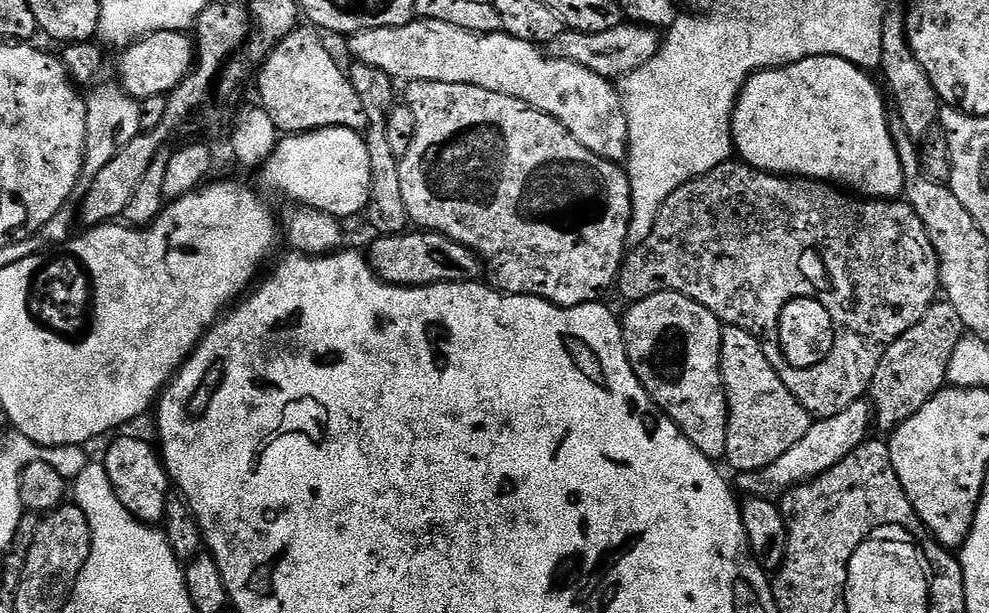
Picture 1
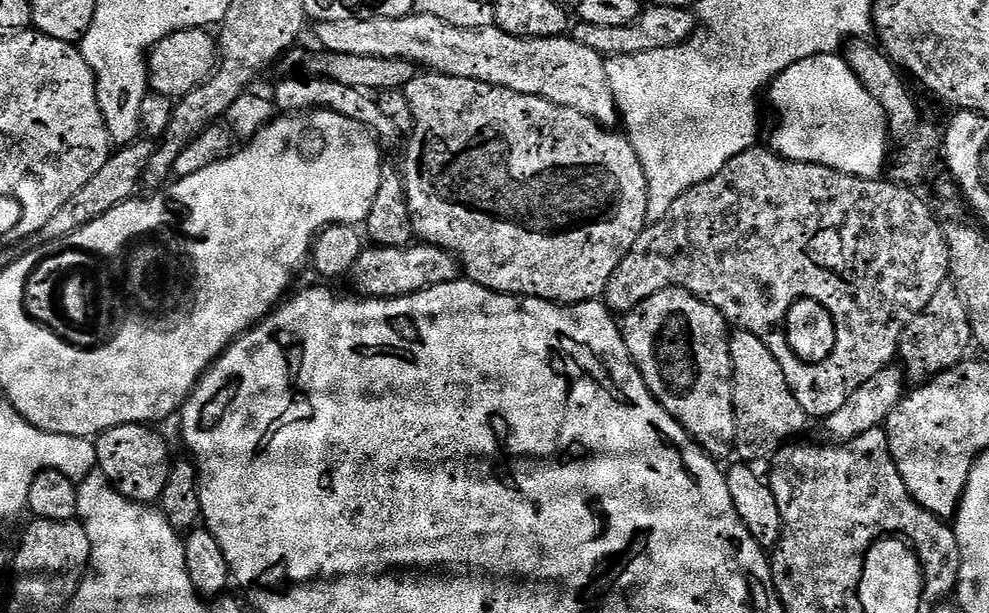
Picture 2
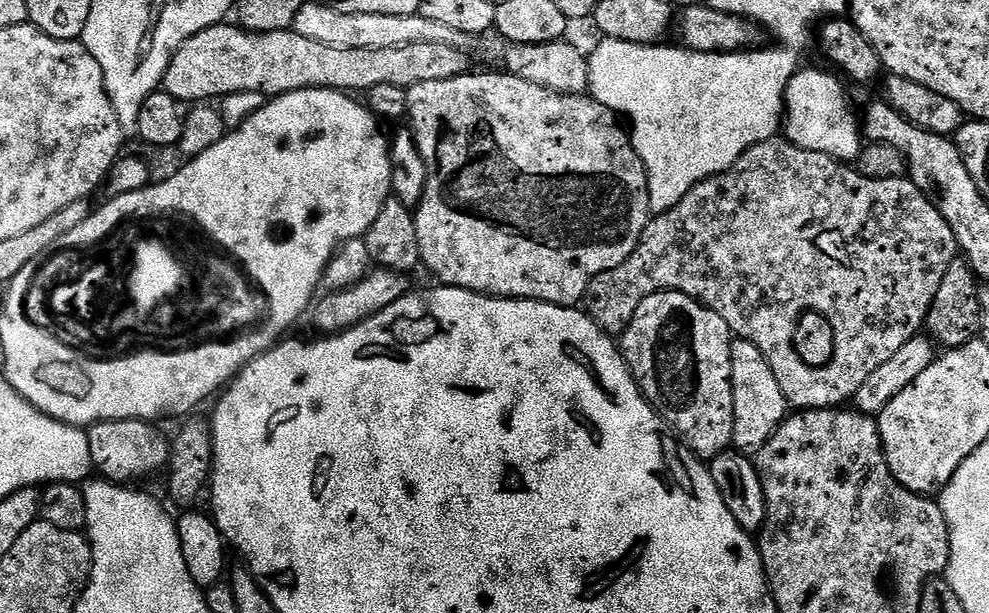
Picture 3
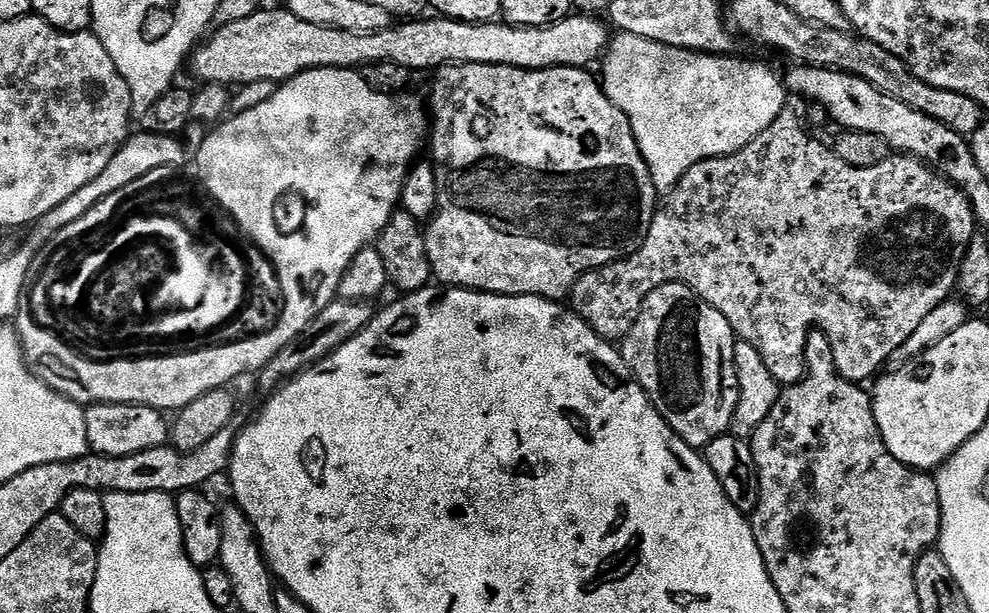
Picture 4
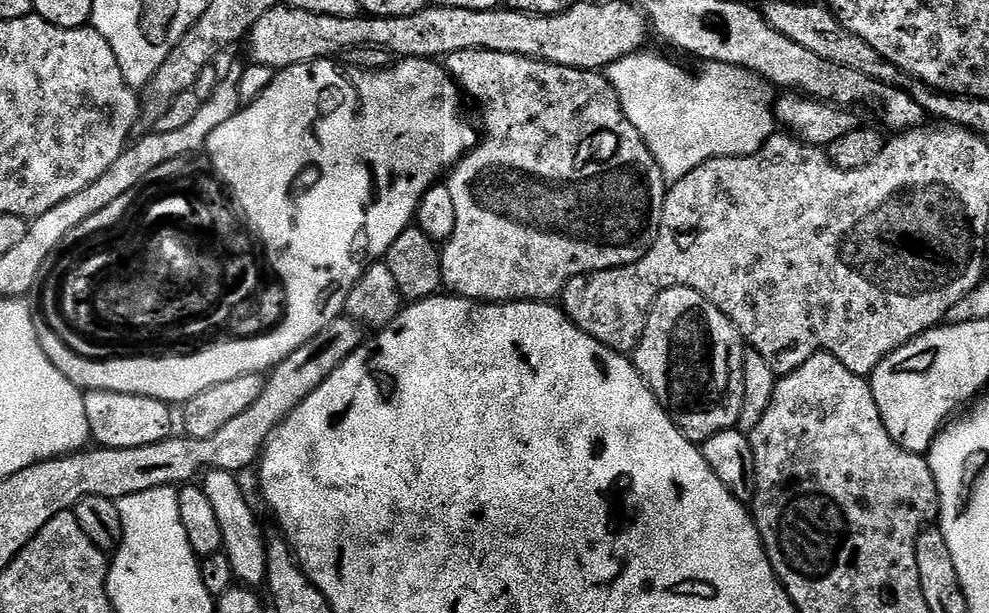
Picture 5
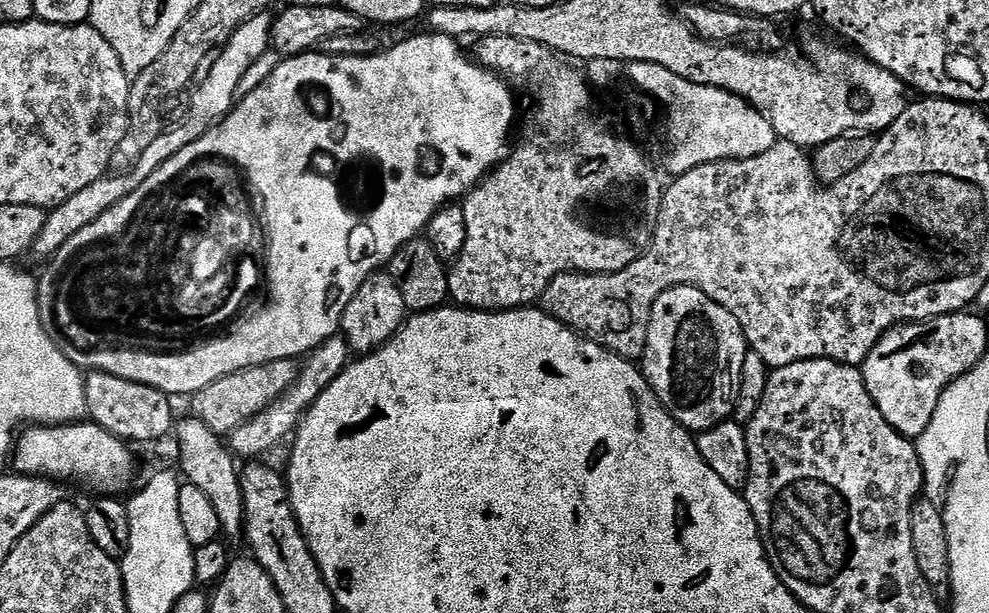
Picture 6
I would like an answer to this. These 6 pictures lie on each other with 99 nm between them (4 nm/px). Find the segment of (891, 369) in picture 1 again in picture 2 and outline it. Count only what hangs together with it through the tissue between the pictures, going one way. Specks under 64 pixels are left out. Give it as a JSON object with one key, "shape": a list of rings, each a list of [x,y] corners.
{"shape":[[[946,282],[938,286],[938,294],[934,294],[934,298],[930,298],[930,302],[926,302],[924,309],[906,326],[900,339],[898,360],[907,379],[913,385],[919,386],[963,364],[969,355],[968,347],[973,347],[973,344],[972,318],[968,313],[968,303],[955,284]]]}

